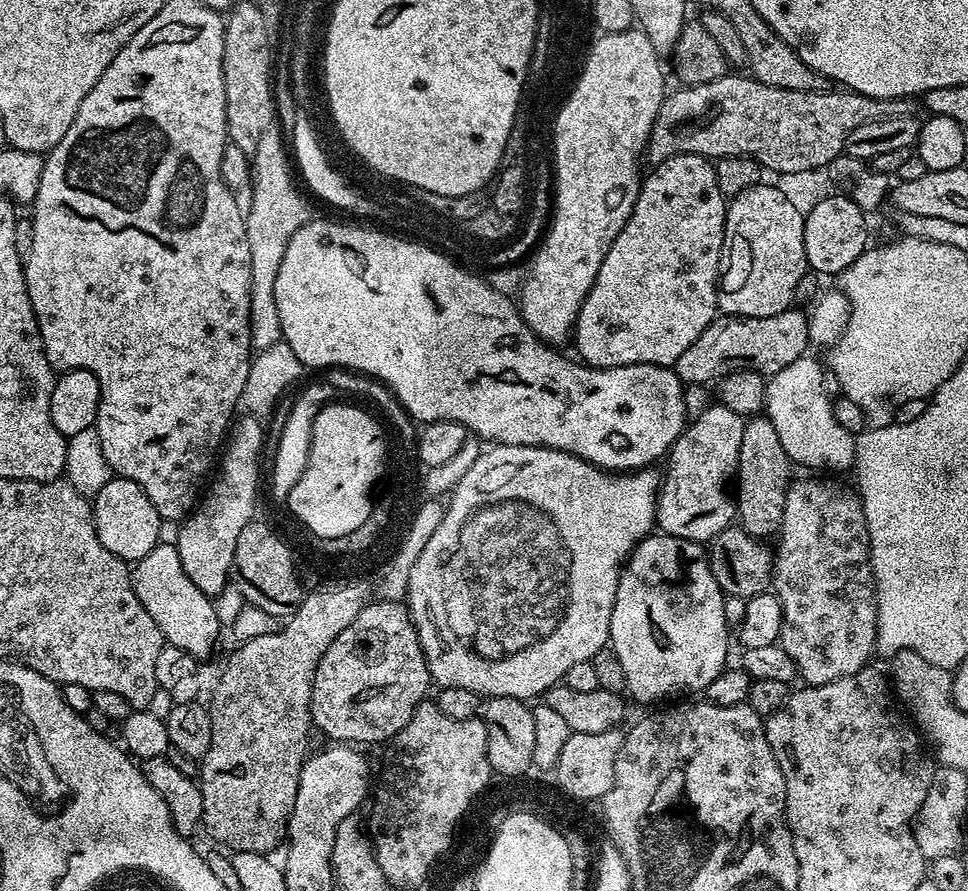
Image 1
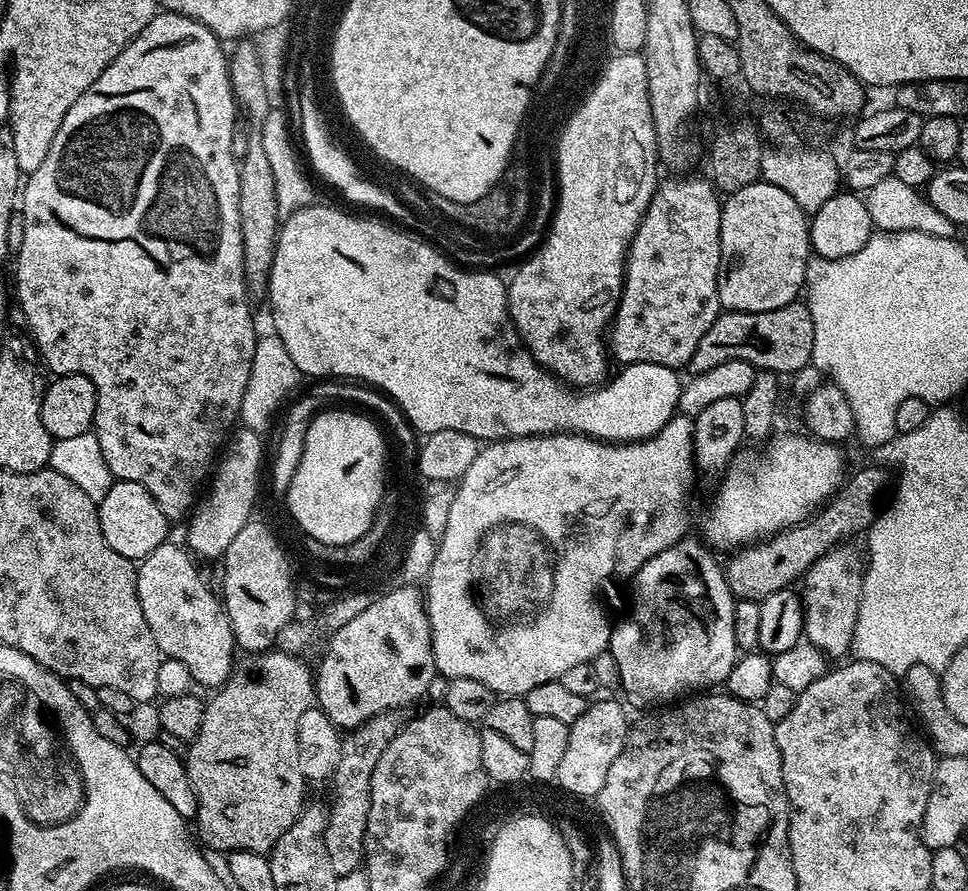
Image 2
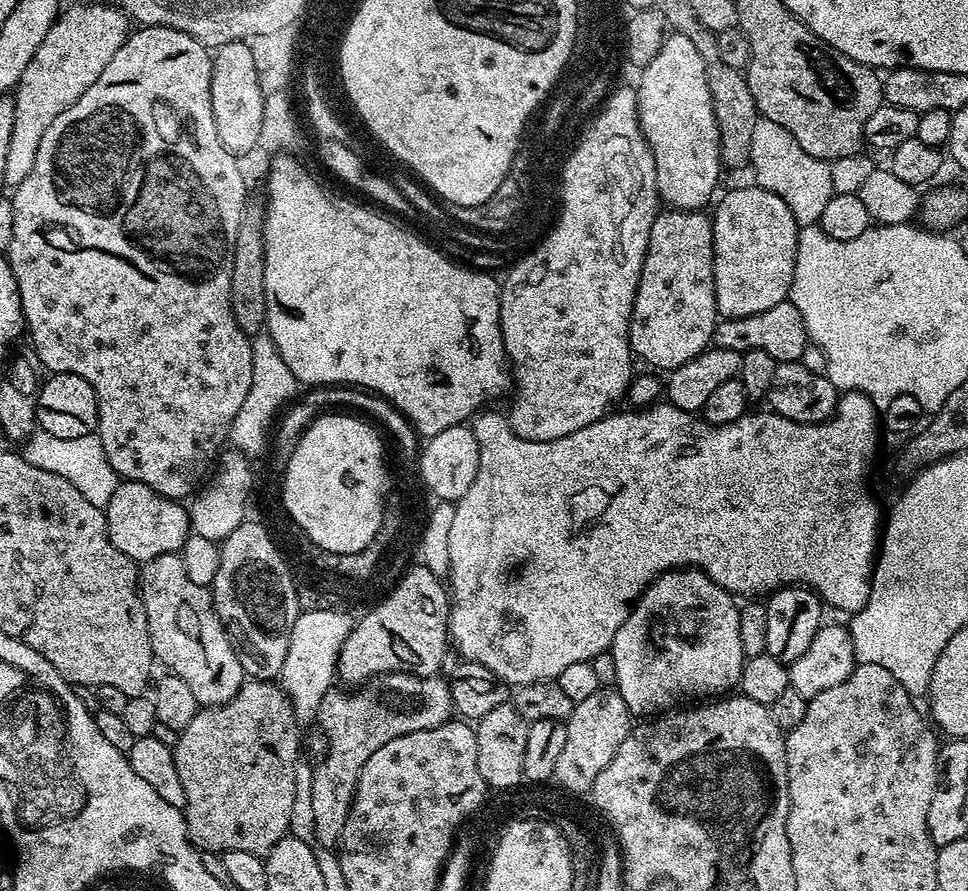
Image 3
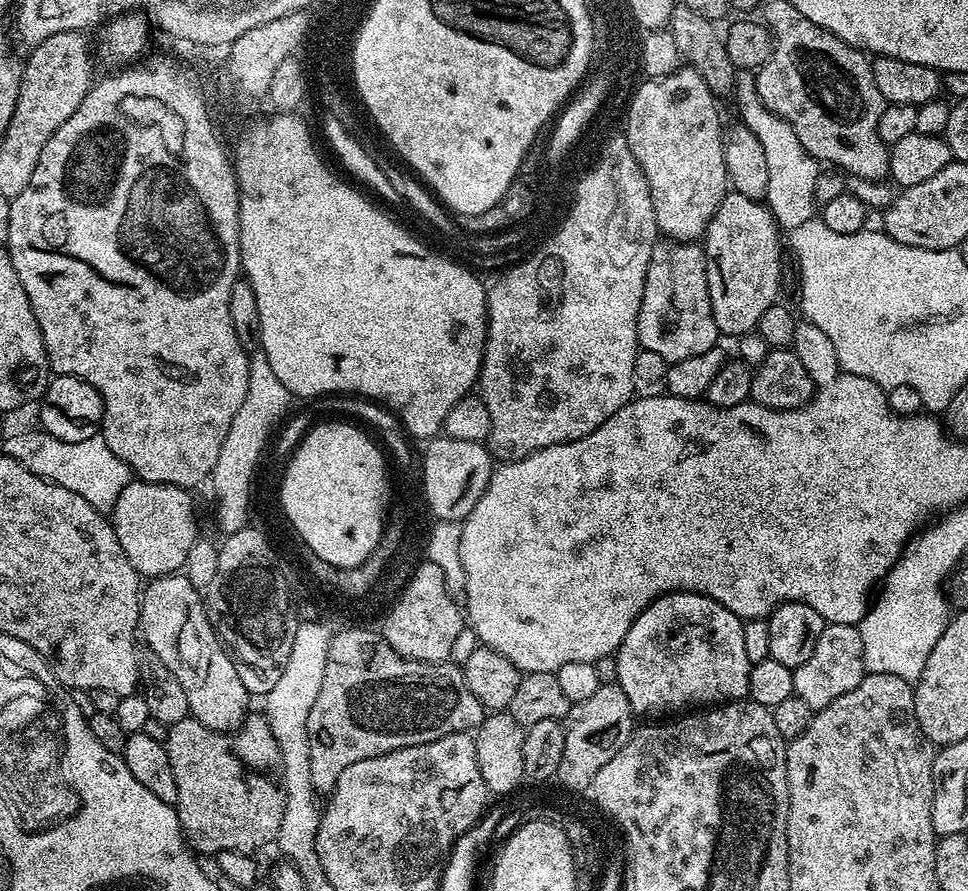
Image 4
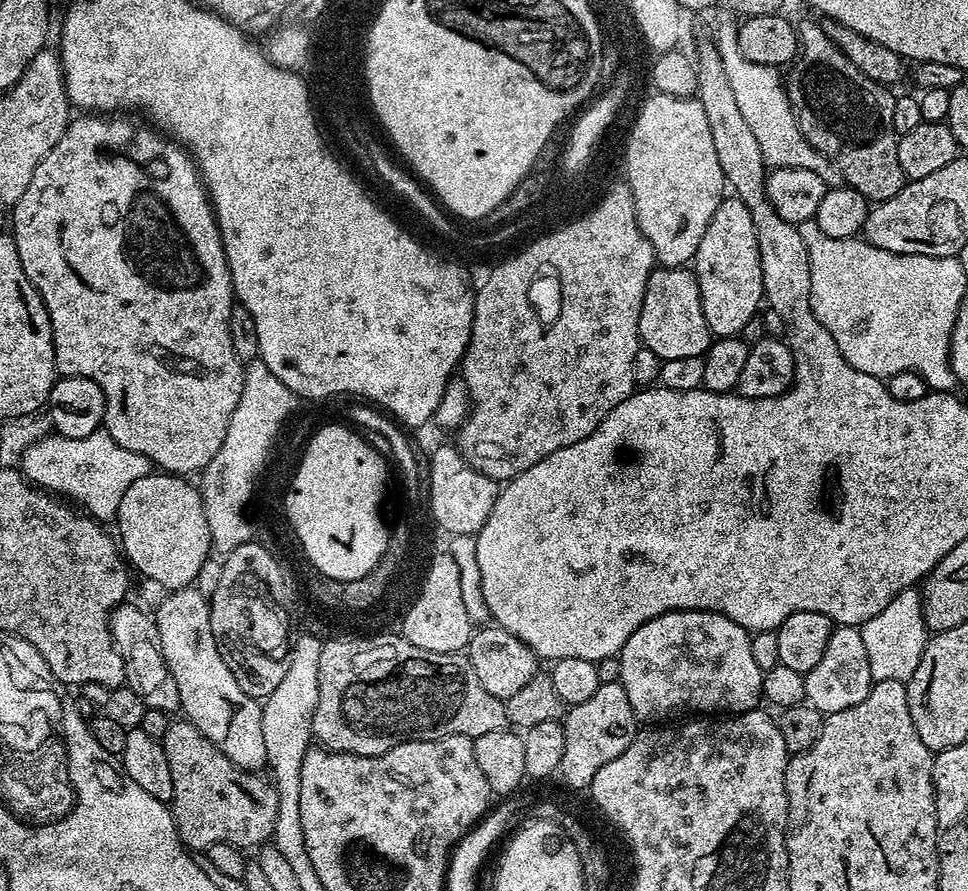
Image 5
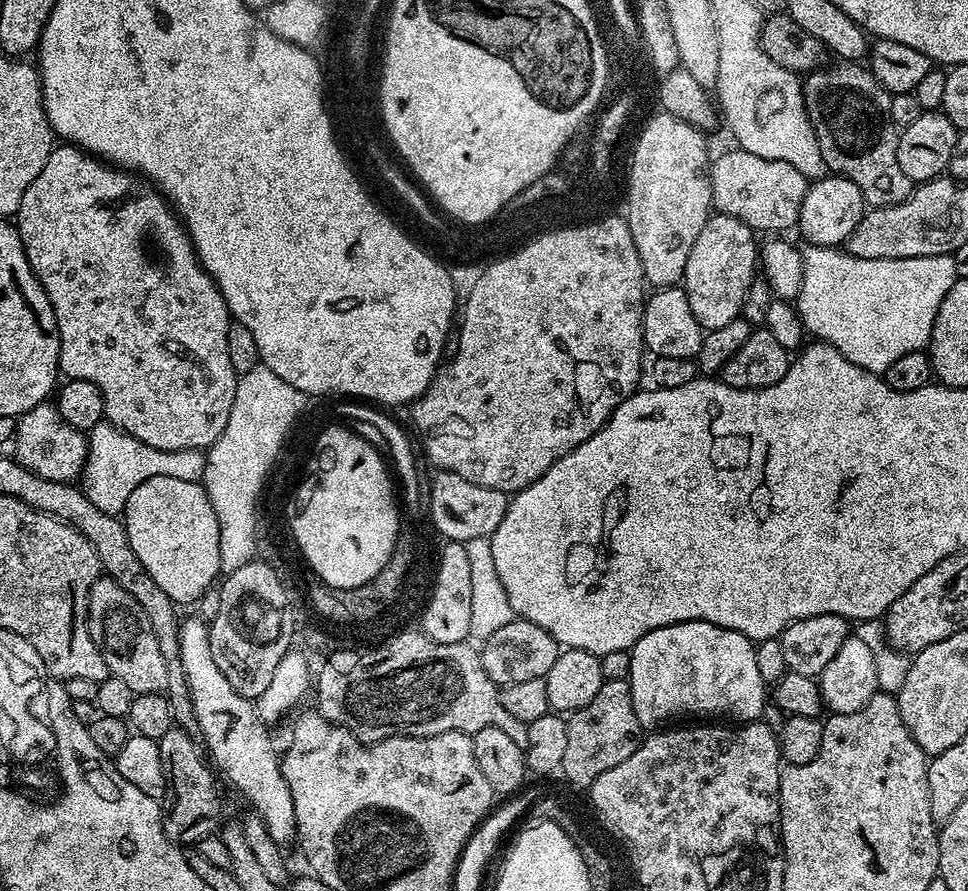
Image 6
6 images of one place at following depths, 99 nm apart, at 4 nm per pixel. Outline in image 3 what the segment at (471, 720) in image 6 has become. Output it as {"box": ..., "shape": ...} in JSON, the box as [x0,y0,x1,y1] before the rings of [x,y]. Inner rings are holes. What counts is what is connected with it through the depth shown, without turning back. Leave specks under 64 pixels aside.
{"box":[312,672,454,849],"shape":[[[382,672],[371,680],[364,681],[355,690],[348,692],[336,692],[329,690],[322,698],[320,707],[316,710],[315,719],[320,720],[320,728],[328,739],[328,749],[324,757],[312,770],[314,782],[312,806],[314,809],[314,837],[315,843],[322,848],[335,849],[340,842],[340,835],[344,829],[346,818],[352,809],[352,795],[356,792],[356,783],[360,777],[362,766],[374,750],[386,746],[394,738],[402,738],[406,734],[414,734],[418,730],[430,730],[442,726],[448,720],[453,719],[454,705],[452,691],[448,689],[448,680],[439,675],[413,676],[411,672]]]}

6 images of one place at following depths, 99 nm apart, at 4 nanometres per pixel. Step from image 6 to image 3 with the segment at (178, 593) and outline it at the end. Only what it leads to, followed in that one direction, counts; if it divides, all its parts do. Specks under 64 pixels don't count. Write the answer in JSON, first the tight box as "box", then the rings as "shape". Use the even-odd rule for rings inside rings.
{"box":[106,480,190,562],"shape":[[[124,480],[116,487],[108,503],[106,515],[108,517],[108,541],[118,550],[122,550],[122,554],[126,554],[131,560],[137,562],[147,562],[159,556],[179,553],[190,533],[188,508],[181,501],[166,498],[150,490],[148,484],[137,480]]]}

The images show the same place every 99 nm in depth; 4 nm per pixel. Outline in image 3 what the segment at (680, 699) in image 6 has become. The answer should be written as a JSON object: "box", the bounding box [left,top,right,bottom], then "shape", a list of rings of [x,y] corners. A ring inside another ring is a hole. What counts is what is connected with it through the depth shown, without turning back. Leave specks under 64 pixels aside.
{"box":[610,568,746,718],"shape":[[[678,568],[656,577],[632,605],[610,649],[616,671],[614,687],[622,694],[622,702],[626,702],[633,717],[652,718],[663,714],[683,696],[712,698],[735,689],[746,659],[742,637],[738,635],[739,613],[733,593],[720,588],[699,568]]]}

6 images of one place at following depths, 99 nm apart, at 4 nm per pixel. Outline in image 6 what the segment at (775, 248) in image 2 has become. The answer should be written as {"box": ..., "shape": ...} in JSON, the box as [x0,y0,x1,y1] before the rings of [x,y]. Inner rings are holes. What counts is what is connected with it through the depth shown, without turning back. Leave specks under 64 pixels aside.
{"box":[682,214,758,330],"shape":[[[719,214],[709,215],[706,226],[702,226],[702,234],[698,234],[690,250],[690,258],[686,258],[686,270],[682,281],[686,298],[690,298],[690,310],[694,310],[694,318],[698,318],[701,328],[707,330],[726,326],[726,322],[734,322],[744,311],[746,290],[750,290],[750,282],[757,272],[758,236],[754,229],[746,226],[746,222],[738,218]]]}

